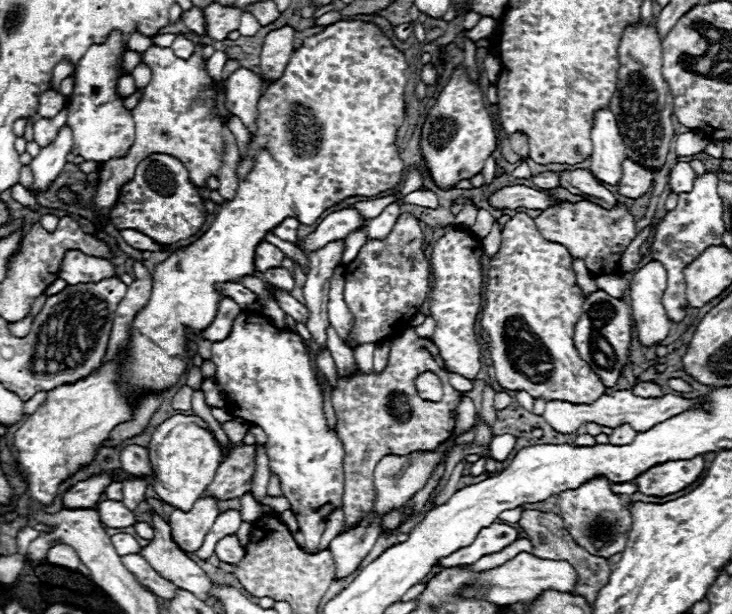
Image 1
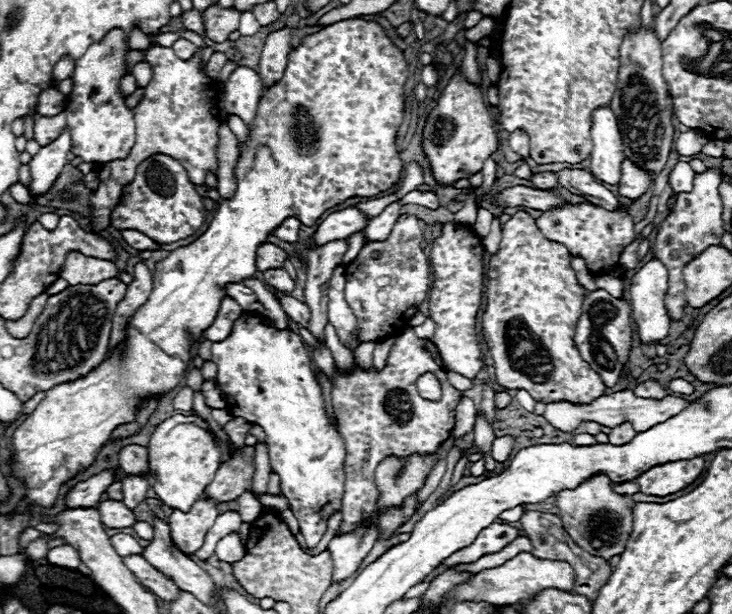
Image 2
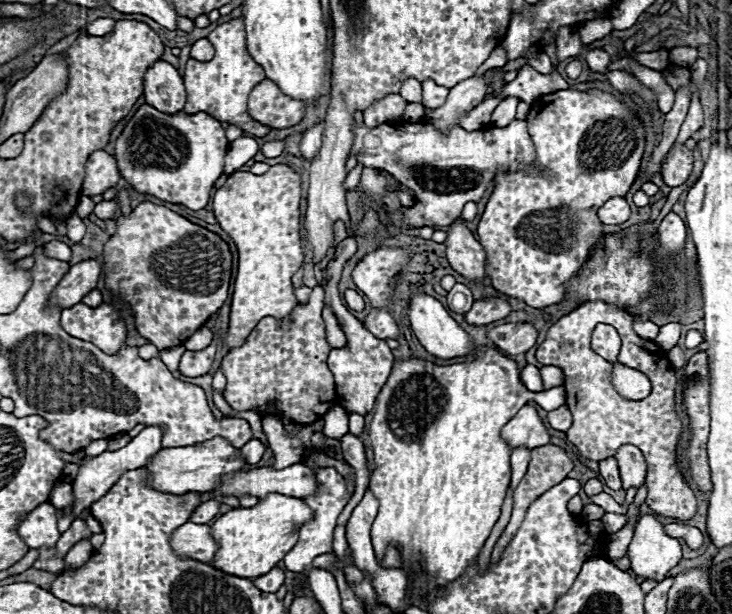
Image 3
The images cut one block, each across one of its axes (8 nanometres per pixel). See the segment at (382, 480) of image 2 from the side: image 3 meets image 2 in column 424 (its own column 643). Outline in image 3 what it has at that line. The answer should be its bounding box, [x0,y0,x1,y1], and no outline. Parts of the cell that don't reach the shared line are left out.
[614,444,646,490]

